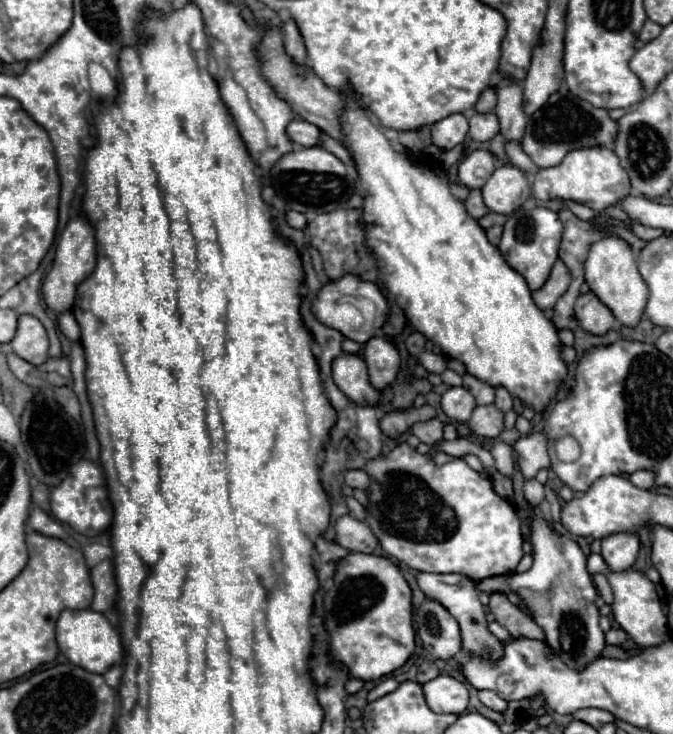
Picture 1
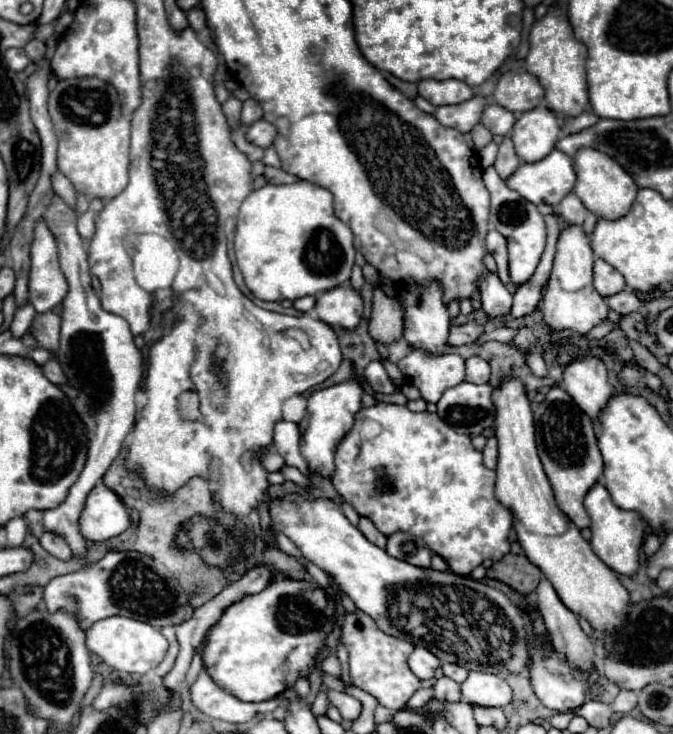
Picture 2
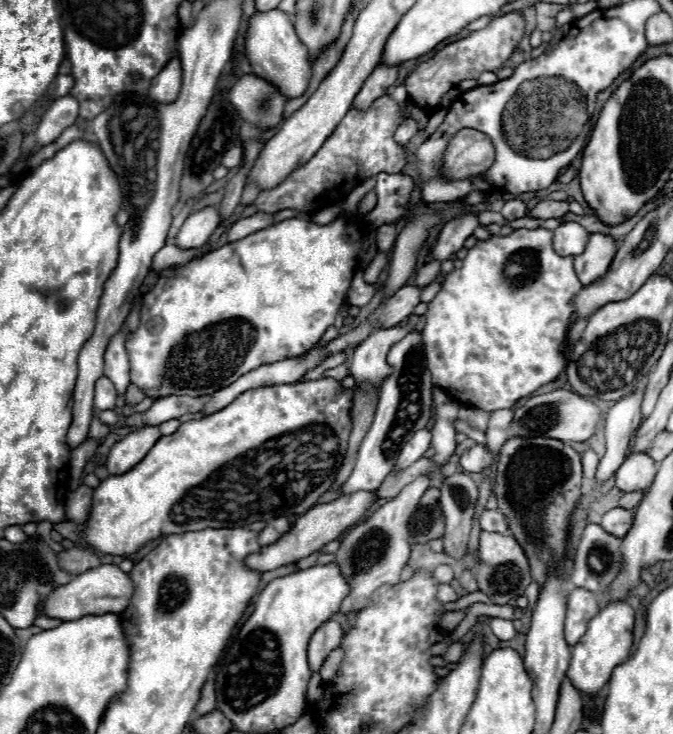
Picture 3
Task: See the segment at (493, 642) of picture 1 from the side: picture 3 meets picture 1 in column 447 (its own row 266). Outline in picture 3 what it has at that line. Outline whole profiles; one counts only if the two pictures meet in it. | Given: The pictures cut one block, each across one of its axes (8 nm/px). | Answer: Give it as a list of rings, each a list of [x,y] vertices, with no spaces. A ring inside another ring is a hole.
[[[590,234],[586,250],[580,256],[574,256],[574,270],[578,280],[588,286],[596,278],[604,276],[610,268],[610,262],[616,254],[616,242],[612,236]]]

